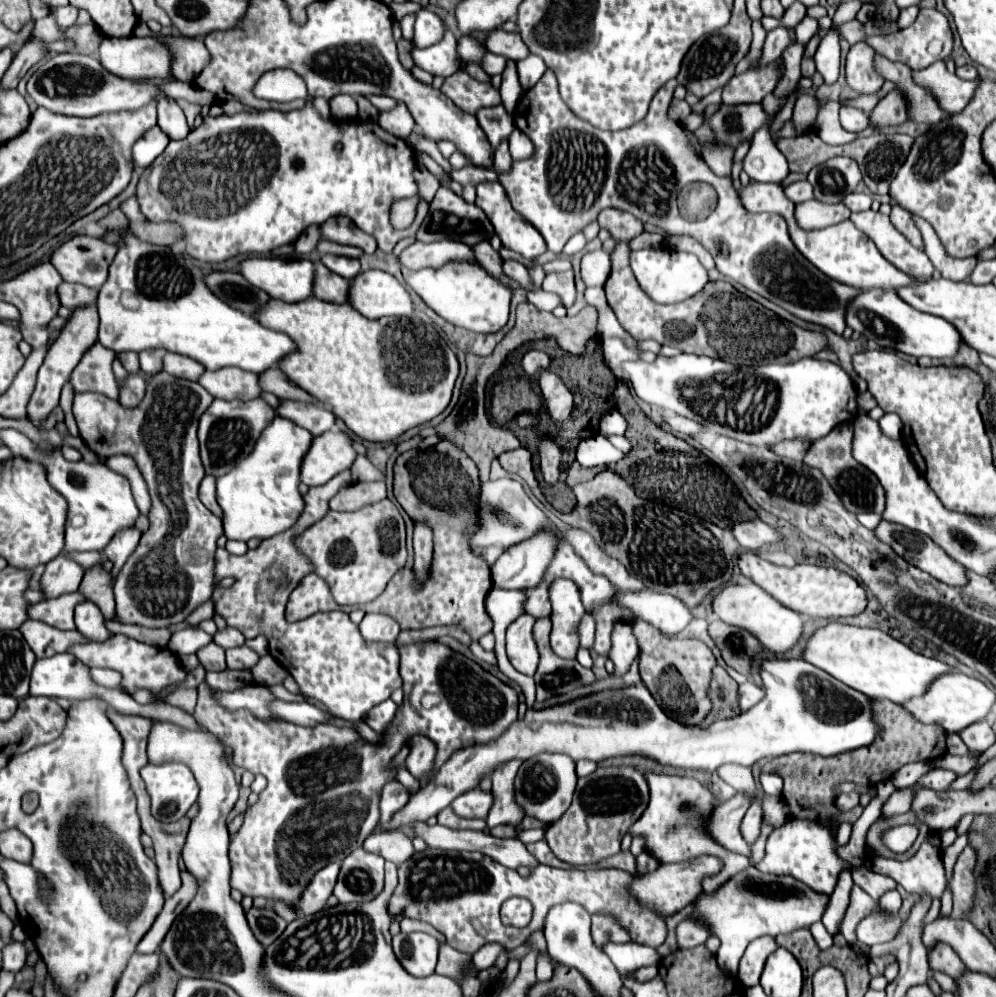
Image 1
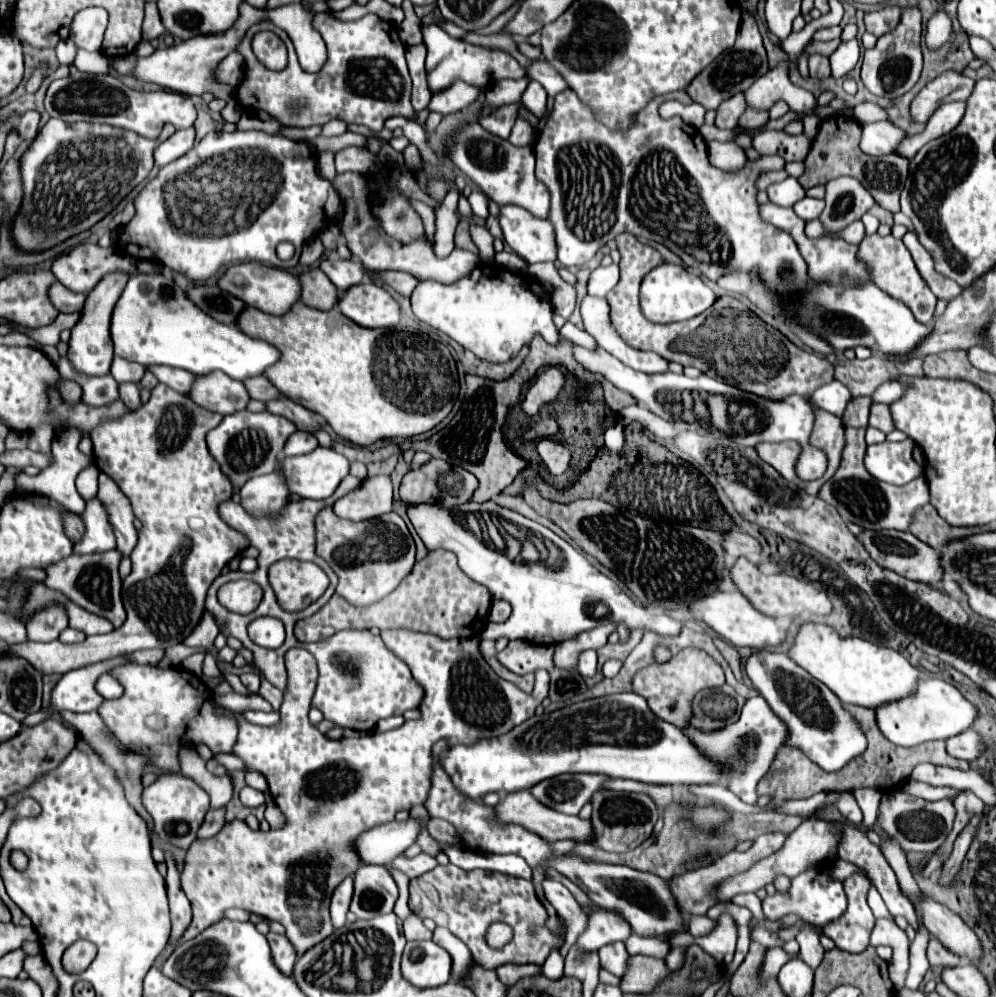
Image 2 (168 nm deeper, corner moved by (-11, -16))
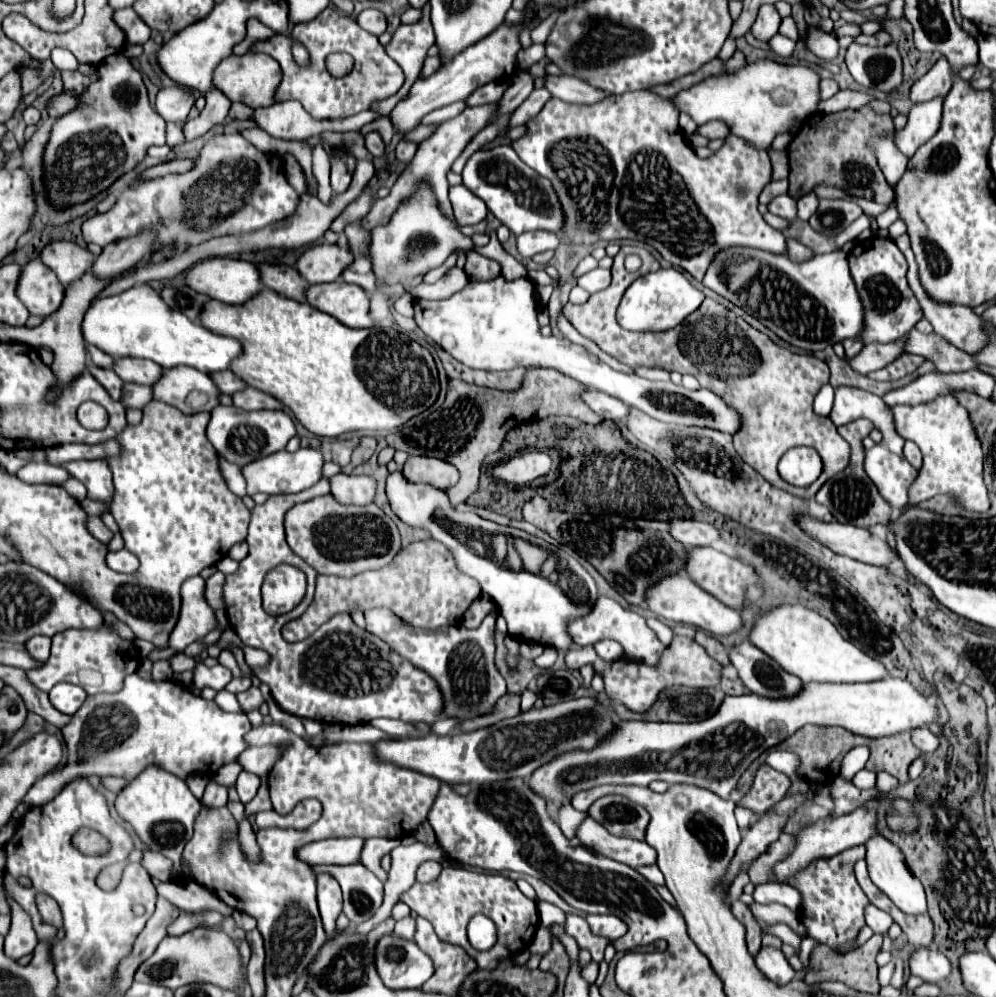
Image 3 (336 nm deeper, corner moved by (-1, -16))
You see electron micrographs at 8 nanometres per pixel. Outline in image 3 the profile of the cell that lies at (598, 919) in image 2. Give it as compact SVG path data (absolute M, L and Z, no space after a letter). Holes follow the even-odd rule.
M589 914L587 916L587 922L591 926L591 932L597 934L597 936L605 936L609 942L621 938L627 928L625 928L625 922L613 914L609 916L595 916L595 914Z

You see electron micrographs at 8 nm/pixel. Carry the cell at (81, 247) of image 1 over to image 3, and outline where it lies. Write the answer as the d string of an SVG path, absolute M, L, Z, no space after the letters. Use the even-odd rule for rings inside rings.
M65 240L45 246L39 258L49 270L55 272L63 286L69 286L71 282L79 280L83 274L89 272L91 264L95 262L95 256L87 248Z

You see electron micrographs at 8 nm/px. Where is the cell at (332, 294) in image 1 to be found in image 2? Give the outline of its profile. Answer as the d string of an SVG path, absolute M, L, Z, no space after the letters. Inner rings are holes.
M311 268L311 270L303 272L303 274L299 274L299 282L301 282L299 300L303 304L307 304L311 308L317 308L317 310L335 308L339 292L319 268Z

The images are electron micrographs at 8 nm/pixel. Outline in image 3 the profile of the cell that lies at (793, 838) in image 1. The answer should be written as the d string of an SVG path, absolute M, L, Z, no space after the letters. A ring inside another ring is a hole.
M869 904L865 908L865 920L867 920L867 926L873 928L875 934L885 934L889 930L889 926L893 924L891 916L887 912L881 912L877 906Z

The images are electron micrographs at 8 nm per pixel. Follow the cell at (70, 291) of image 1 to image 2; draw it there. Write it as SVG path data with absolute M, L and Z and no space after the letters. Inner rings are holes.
M53 282L49 292L47 292L51 304L59 310L59 312L77 312L83 308L85 304L85 296L83 294L77 294L77 292L71 292L67 290L63 284L59 282Z

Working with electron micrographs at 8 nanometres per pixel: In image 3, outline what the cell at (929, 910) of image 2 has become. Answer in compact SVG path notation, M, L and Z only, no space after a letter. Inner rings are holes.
M871 836L865 842L867 848L867 868L869 868L869 876L873 880L873 884L889 896L889 900L893 900L893 904L905 912L905 914L925 914L927 912L927 896L925 896L925 888L921 886L921 882L909 872L909 868L905 866L905 858L901 854L901 850L891 844L889 840L885 840L883 836Z

